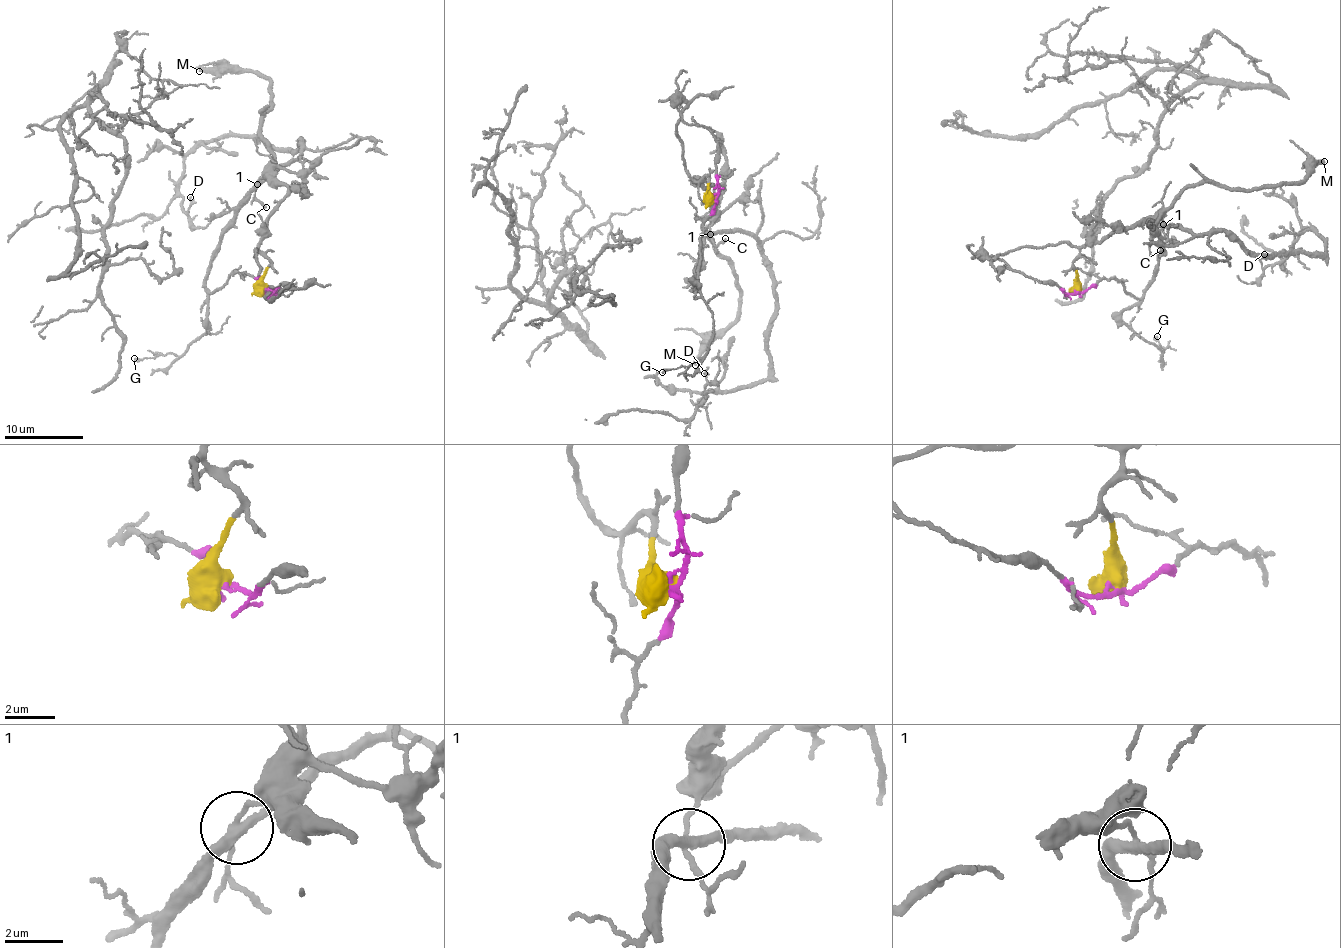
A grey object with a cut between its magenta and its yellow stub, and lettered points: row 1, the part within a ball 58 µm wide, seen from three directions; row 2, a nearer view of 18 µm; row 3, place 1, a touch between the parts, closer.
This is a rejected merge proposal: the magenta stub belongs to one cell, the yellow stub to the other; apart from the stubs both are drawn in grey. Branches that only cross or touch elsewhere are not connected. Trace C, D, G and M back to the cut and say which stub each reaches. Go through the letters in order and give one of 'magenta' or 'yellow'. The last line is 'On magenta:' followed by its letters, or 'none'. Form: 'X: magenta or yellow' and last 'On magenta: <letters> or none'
C: yellow
D: magenta
G: magenta
M: yellow
On magenta: D, G

